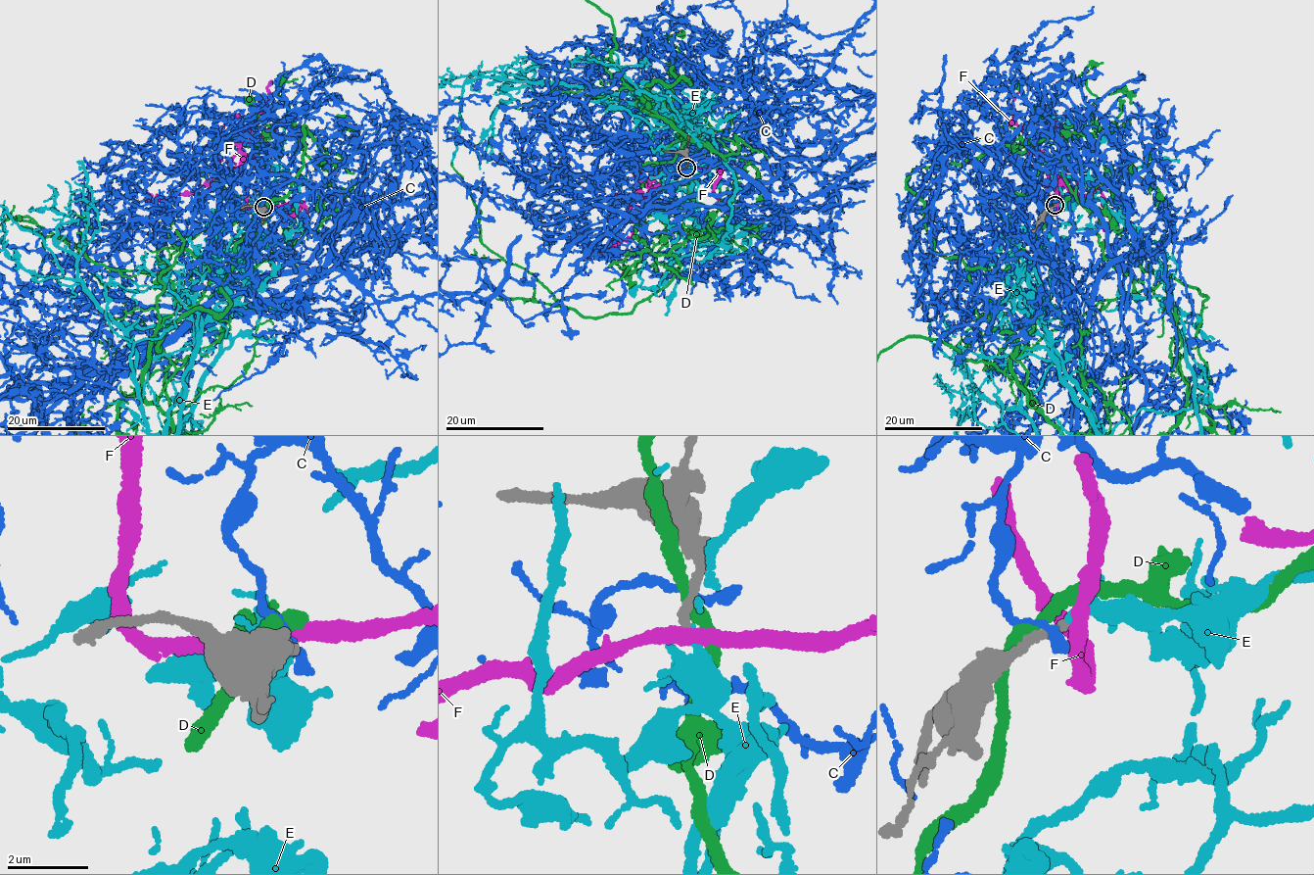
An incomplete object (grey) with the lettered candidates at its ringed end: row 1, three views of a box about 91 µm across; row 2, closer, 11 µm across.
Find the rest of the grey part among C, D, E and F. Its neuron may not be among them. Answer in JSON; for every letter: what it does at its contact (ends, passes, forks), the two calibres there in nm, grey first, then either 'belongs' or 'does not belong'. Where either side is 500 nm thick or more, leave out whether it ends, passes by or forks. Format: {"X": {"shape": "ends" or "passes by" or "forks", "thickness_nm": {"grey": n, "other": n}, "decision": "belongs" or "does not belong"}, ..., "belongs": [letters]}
{"C": {"shape": "passes by", "thickness_nm": {"grey": 320, "other": 190}, "decision": "does not belong"}, "D": {"shape": "passes by", "thickness_nm": {"grey": 320, "other": 320}, "decision": "does not belong"}, "E": {"shape": "passes by", "thickness_nm": {"grey": 240, "other": 180}, "decision": "belongs"}, "F": {"shape": "passes by", "thickness_nm": {"grey": 220, "other": 320}, "decision": "does not belong"}, "belongs": ["E"]}

